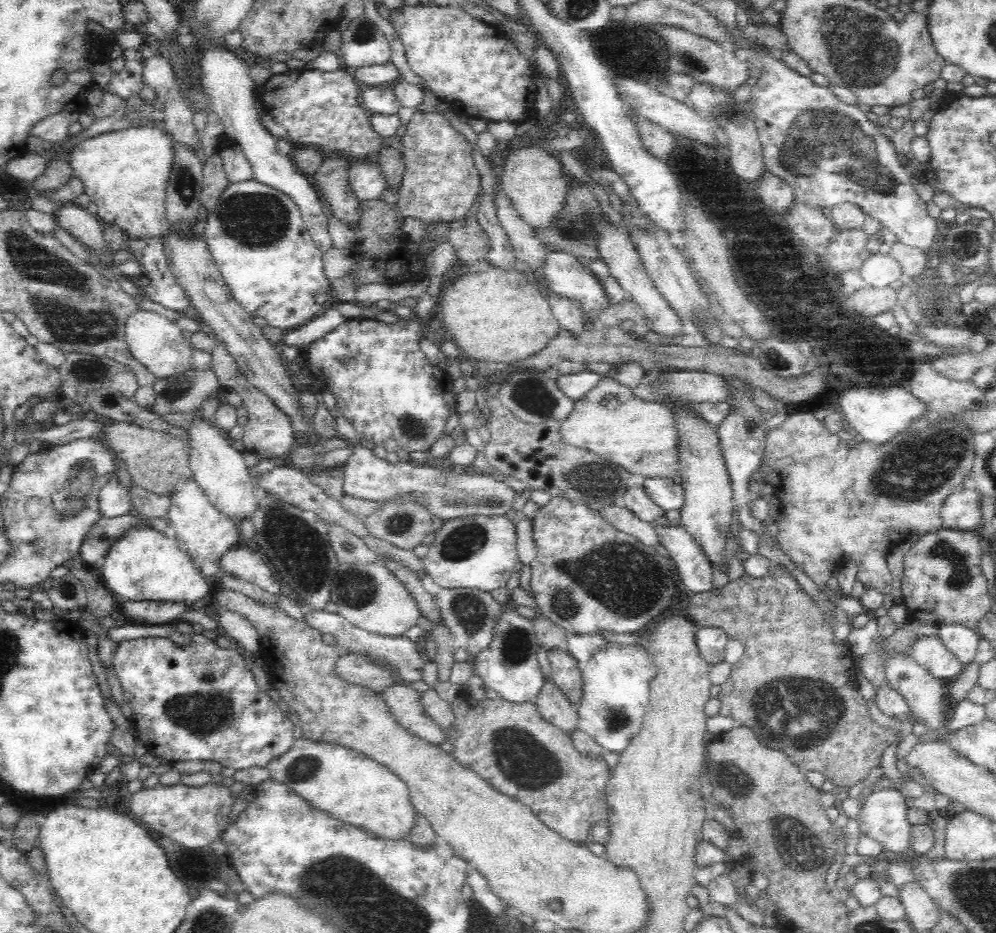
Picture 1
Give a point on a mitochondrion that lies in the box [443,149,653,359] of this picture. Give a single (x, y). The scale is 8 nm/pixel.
(572, 227)

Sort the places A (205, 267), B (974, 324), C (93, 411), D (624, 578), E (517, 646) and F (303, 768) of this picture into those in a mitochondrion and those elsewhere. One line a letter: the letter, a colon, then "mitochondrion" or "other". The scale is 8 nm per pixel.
A: other
B: other
C: other
D: mitochondrion
E: mitochondrion
F: mitochondrion

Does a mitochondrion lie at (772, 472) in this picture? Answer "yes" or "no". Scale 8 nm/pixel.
no

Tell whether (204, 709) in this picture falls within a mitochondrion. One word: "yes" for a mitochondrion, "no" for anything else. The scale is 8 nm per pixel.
yes

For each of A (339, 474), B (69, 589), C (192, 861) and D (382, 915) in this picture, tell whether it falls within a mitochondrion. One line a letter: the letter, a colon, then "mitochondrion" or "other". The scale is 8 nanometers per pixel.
A: other
B: mitochondrion
C: other
D: mitochondrion

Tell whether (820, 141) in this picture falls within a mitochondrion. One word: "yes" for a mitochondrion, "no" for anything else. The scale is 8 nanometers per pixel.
yes

